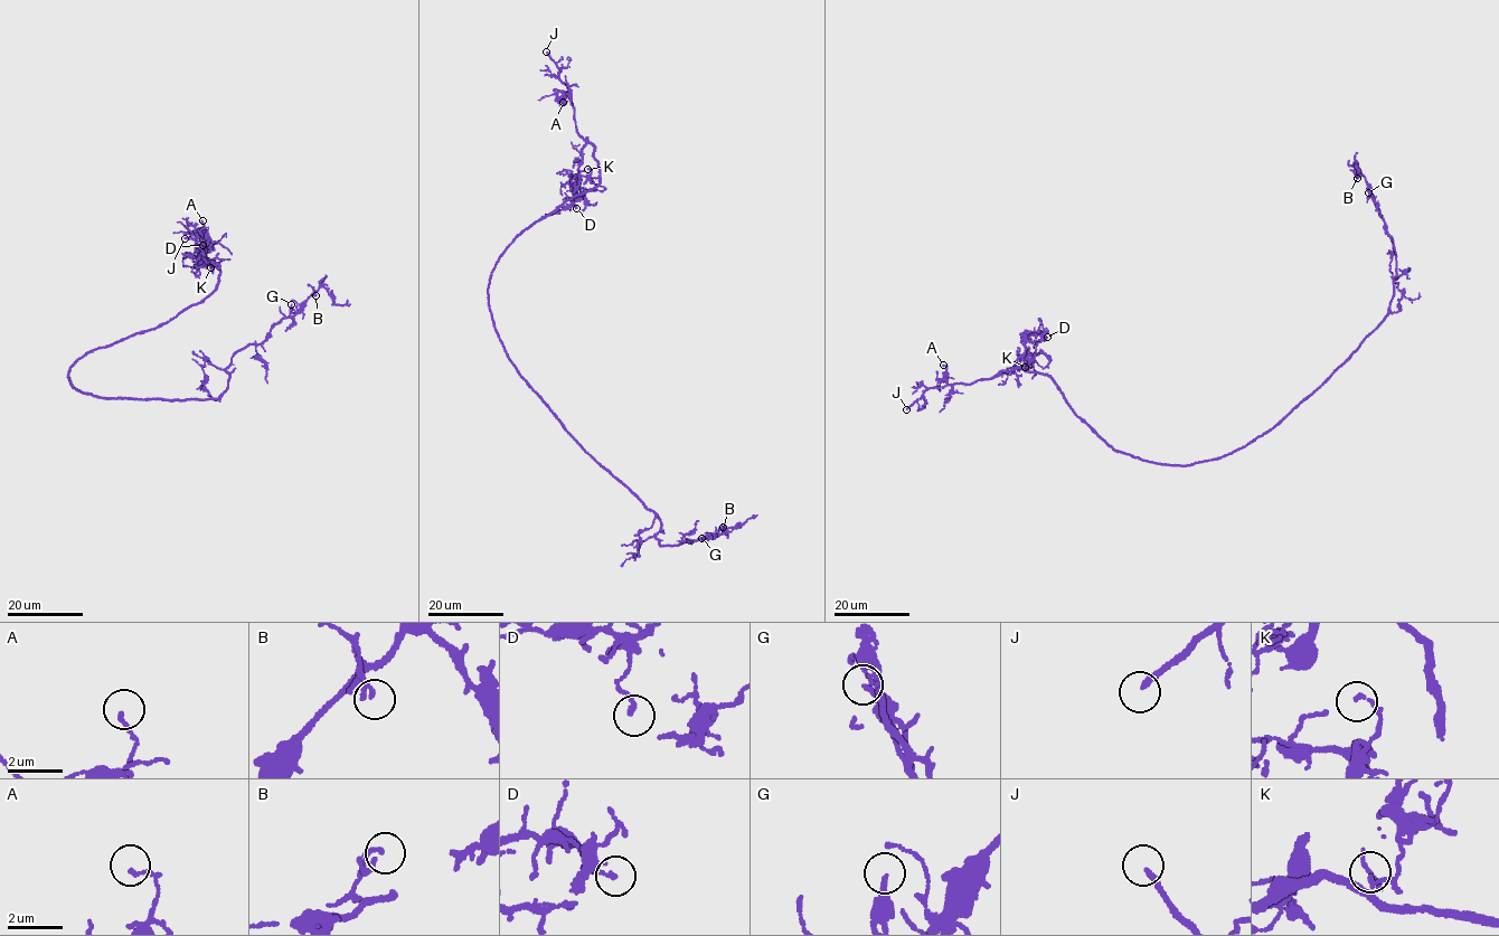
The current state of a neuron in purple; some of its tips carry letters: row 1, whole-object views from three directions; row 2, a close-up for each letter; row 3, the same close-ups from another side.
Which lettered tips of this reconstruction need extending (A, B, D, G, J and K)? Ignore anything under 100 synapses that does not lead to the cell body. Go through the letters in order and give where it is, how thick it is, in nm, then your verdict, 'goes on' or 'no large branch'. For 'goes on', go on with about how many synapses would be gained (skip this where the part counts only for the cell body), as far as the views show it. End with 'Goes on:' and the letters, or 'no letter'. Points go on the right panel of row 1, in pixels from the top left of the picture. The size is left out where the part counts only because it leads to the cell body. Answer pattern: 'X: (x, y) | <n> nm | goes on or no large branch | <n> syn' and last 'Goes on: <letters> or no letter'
A: (943, 365) | 100 nm | no large branch
B: (1357, 178) | 140 nm | no large branch
D: (1047, 337) | 150 nm | no large branch
G: (1368, 192) | 280 nm | no large branch
J: (906, 409) | 220 nm | goes on
K: (1025, 367) | 90 nm | no large branch
Goes on: J

